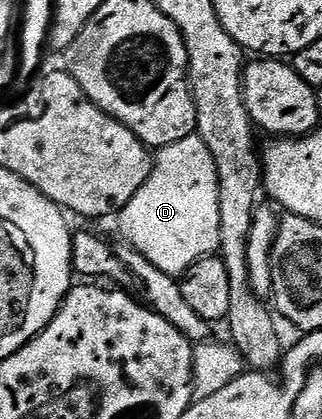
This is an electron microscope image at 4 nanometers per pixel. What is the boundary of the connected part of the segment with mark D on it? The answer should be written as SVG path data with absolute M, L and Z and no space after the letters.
M198 135L155 150L152 170L134 199L118 214L125 242L142 251L154 267L180 279L185 271L220 247L218 171L210 147Z

